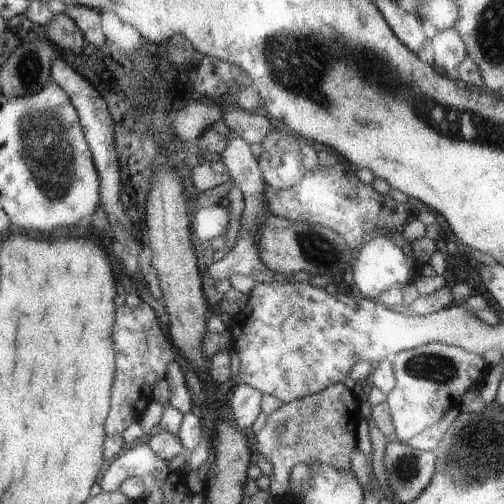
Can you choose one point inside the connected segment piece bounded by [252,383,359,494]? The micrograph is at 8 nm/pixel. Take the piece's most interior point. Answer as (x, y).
(319, 429)

